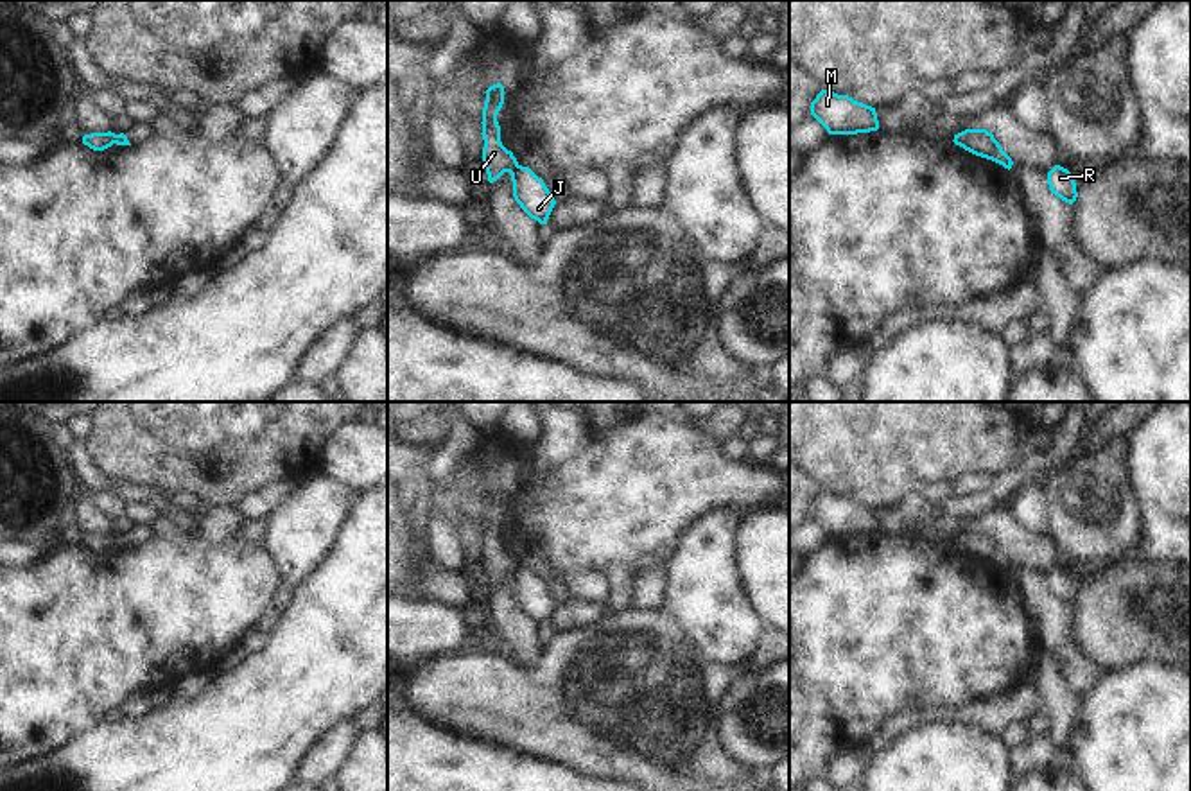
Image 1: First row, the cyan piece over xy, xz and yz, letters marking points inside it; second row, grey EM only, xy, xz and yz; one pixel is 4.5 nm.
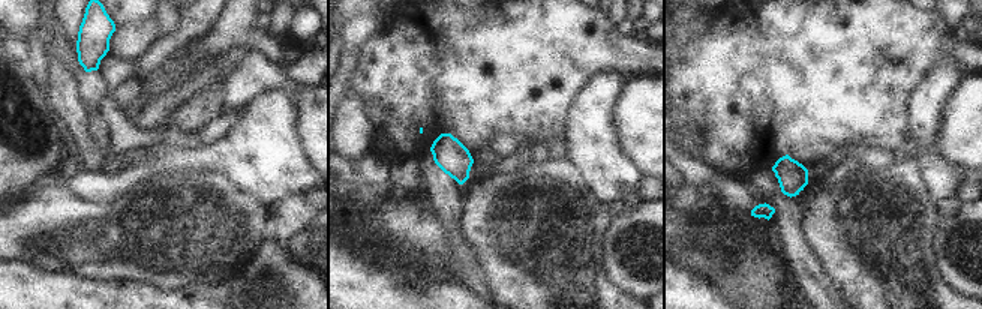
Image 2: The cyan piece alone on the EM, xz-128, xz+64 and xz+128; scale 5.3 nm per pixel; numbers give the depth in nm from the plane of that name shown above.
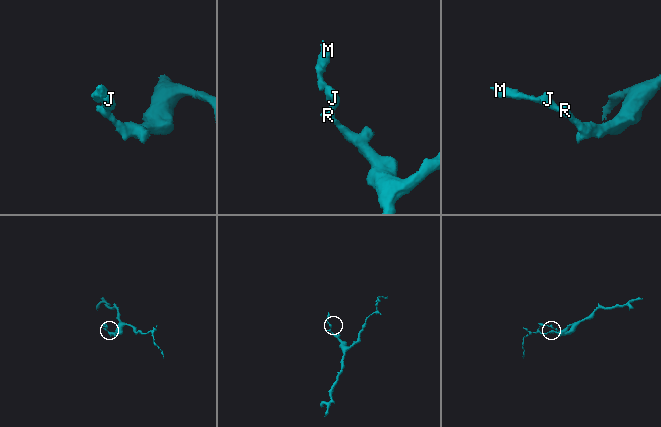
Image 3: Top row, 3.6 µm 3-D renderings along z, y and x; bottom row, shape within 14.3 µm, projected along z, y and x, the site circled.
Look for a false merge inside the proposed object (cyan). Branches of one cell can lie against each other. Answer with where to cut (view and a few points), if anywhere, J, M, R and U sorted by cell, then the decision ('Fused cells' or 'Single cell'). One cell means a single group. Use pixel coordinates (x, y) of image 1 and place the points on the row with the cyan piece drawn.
Split along xz (519, 165), (510, 173). Groups: J R / M U. Fused cells.

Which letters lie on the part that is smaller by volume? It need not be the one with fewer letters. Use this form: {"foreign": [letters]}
{"foreign": ["M", "U"]}

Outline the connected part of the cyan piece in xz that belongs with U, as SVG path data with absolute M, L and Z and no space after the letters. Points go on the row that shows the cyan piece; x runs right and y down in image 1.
M500 83L486 90L486 100L482 108L482 161L488 174L488 181L497 181L504 172L513 172L518 167L517 158L500 142L500 126L497 115L504 104L504 86Z

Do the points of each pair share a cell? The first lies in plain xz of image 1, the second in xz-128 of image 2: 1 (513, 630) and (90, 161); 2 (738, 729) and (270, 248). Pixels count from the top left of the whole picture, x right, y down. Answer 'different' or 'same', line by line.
1: same
2: different

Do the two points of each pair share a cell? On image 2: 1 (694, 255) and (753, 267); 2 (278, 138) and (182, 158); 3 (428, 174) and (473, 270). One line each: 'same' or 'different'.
1: same
2: same
3: same

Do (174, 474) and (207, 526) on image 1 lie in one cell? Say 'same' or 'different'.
different

